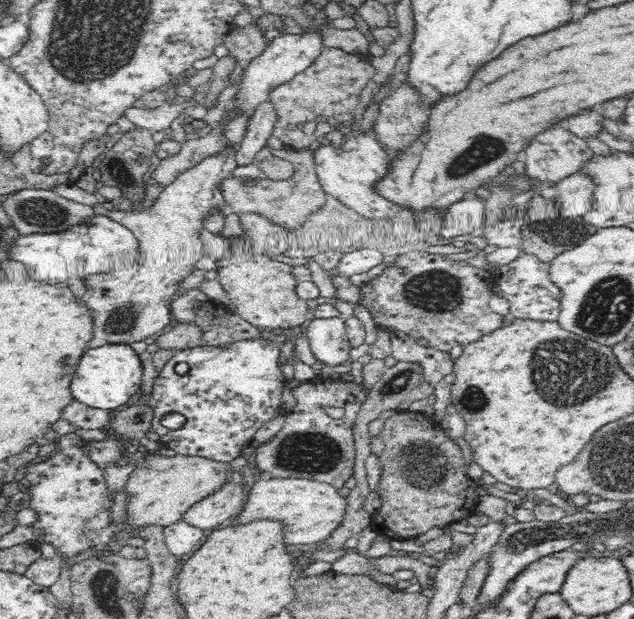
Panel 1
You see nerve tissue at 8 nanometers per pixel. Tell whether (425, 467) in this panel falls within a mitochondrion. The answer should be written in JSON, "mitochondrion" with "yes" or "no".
{"mitochondrion":"yes"}

